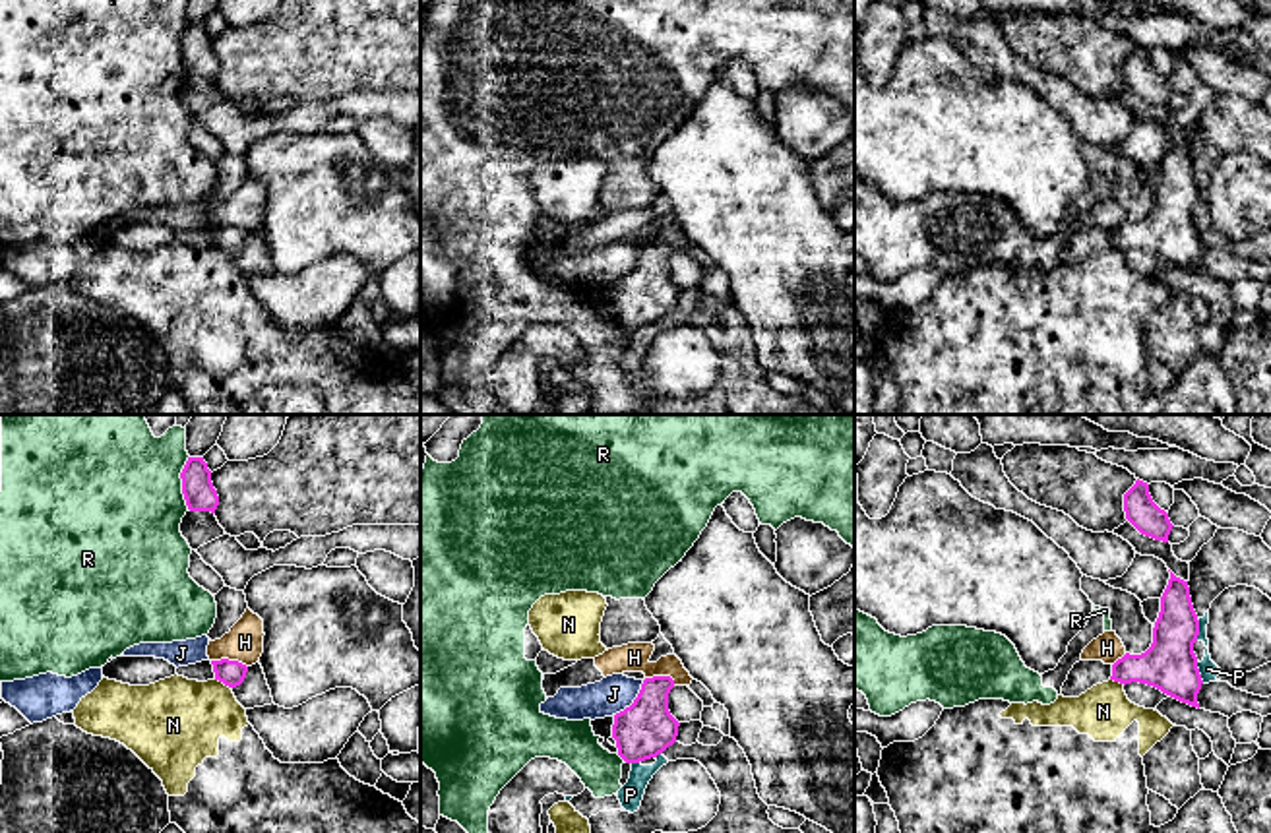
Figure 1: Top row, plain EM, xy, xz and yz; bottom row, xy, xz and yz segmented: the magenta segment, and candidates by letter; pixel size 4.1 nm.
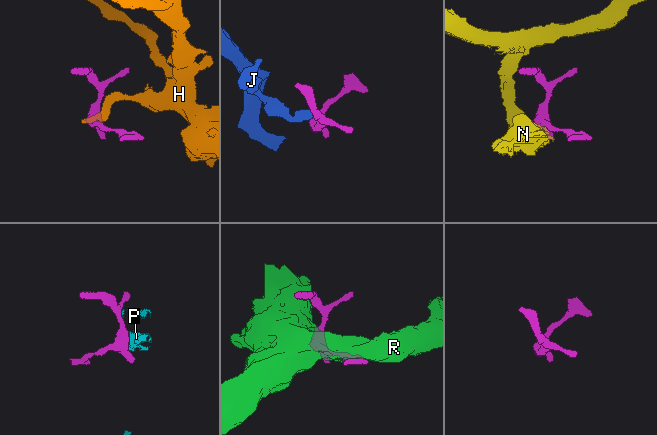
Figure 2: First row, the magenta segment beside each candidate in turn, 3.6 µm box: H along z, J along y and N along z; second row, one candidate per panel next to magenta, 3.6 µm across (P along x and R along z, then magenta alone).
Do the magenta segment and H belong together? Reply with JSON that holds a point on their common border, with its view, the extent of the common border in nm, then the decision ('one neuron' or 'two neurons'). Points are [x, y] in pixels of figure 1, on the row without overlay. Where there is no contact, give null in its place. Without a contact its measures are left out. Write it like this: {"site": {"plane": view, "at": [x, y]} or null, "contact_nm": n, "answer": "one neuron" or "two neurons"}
{"site": {"plane": "xy", "at": [227, 225]}, "contact_nm": 160, "answer": "two neurons"}

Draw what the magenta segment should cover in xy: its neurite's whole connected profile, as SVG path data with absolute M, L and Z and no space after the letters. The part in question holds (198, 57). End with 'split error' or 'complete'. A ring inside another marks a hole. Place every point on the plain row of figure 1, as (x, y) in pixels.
M188 23L182 39L182 60L190 77L211 77L219 72L217 56L211 48L211 37L203 23Z | complete

